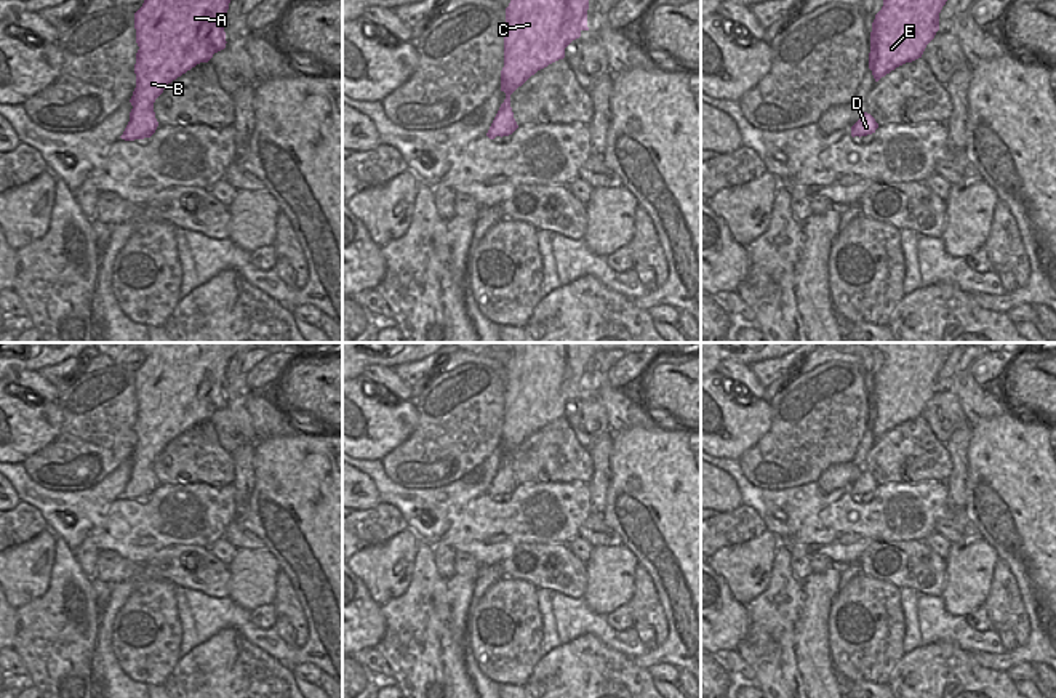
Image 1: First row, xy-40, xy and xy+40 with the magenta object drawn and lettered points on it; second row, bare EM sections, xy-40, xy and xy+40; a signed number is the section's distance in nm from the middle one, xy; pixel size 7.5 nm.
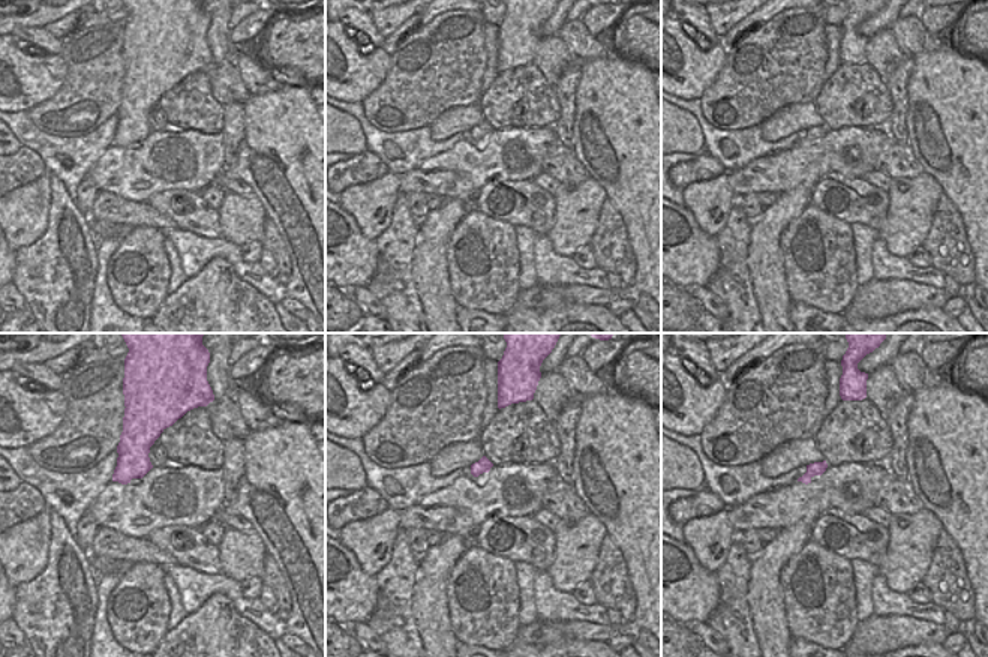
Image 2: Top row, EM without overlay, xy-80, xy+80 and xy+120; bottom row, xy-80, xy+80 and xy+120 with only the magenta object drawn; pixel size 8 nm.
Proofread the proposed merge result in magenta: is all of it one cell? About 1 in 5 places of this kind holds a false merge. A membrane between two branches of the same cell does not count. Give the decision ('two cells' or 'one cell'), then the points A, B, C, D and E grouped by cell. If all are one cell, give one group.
one cell; A B C D E

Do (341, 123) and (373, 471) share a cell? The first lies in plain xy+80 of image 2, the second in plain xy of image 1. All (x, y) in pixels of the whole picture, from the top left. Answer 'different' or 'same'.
different

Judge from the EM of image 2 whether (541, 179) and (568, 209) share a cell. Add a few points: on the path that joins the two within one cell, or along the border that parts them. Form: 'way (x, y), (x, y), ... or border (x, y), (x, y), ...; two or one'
border (559, 183), (553, 195); two

